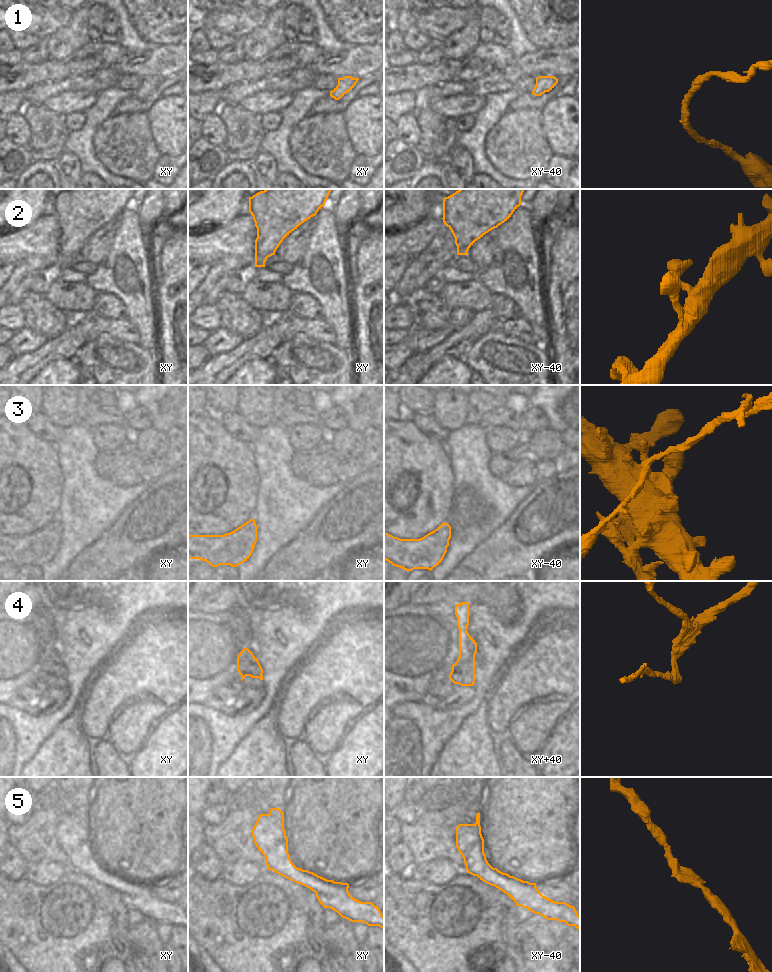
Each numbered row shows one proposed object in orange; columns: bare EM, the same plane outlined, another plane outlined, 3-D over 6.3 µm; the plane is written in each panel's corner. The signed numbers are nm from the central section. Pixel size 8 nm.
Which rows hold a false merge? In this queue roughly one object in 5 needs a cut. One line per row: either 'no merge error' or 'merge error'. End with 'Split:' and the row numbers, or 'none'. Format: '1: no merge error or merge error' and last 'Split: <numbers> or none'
1: no merge error
2: no merge error
3: merge error
4: merge error
5: no merge error
Split: 3, 4

